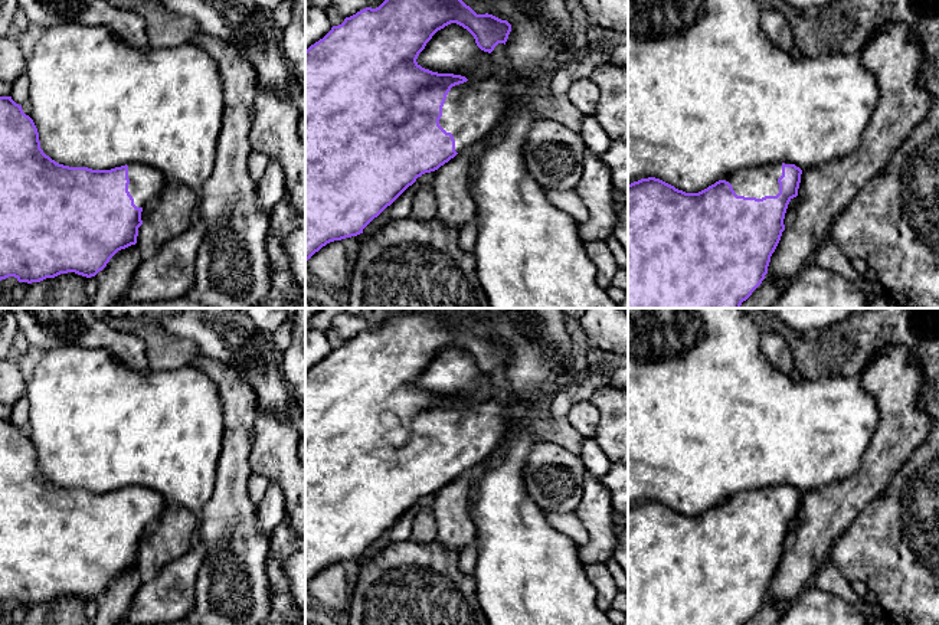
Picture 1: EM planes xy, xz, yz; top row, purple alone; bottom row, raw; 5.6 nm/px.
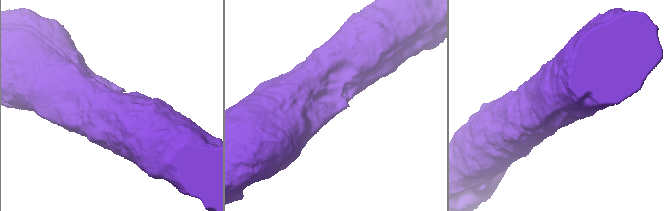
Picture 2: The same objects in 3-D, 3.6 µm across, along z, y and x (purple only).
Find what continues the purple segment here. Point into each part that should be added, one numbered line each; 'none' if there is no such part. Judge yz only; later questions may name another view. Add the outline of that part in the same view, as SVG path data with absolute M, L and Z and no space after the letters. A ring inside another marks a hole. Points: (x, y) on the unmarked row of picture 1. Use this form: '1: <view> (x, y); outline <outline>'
1: yz (758, 504); outline M765 487L736 493L723 503L732 507L737 518L762 521L779 516L781 498L782 487Z

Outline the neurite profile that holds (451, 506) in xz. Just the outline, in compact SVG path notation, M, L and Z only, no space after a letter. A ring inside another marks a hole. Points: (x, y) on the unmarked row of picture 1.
M465 474L435 493L432 510L438 543L461 552L477 539L477 527L470 517L470 500L470 480Z

